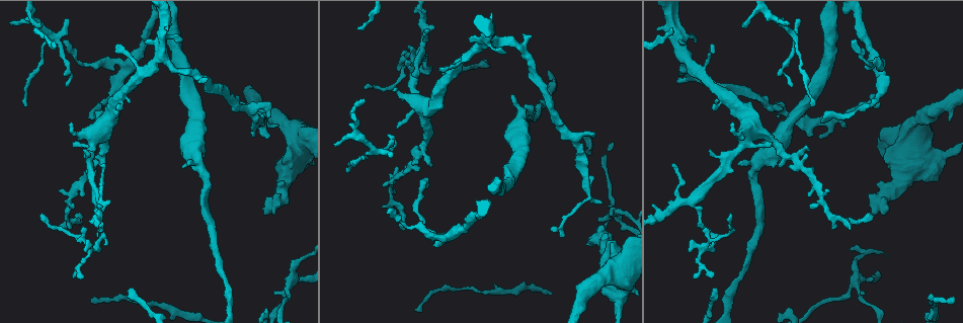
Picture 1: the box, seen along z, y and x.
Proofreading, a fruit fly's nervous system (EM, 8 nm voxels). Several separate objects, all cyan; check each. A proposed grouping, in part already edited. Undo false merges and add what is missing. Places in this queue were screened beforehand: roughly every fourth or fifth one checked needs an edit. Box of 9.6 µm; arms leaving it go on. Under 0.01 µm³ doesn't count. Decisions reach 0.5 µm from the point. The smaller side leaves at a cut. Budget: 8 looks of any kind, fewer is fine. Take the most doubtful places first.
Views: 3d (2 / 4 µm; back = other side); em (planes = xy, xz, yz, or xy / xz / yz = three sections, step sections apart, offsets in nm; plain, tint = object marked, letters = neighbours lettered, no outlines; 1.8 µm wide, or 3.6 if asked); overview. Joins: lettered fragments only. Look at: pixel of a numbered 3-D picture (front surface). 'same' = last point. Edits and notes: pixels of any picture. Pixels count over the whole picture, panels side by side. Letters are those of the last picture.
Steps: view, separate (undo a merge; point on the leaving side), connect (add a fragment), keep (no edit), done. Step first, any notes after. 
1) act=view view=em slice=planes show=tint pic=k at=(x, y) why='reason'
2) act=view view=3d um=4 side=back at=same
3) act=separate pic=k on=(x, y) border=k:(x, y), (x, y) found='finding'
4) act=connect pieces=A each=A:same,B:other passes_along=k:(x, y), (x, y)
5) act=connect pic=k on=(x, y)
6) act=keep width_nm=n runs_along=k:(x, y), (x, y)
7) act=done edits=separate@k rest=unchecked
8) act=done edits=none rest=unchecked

act=view view=em slice=planes show=tint pic=1 at=(613, 214) why='four or more arms meet'

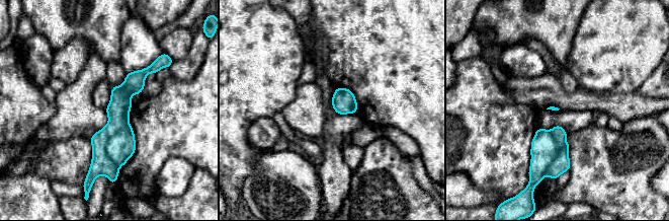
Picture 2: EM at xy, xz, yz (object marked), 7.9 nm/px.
act=view view=em slice=planes show=letters at=same why='see the neighbours'

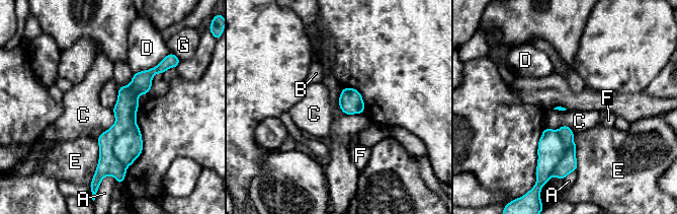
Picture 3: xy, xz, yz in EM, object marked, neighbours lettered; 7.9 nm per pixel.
act=separate pic=3 on=(568, 164) each=A:other,B:other,C:other,D:other,E:other,F:other,G:other part_leaving=3:(158, 68), (128, 96), (107, 168) found='a second neuron is stuck on'

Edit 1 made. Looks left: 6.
act=view view=em slice=xy step=8 show=plain pic=1 at=(739, 164) why='an open end'

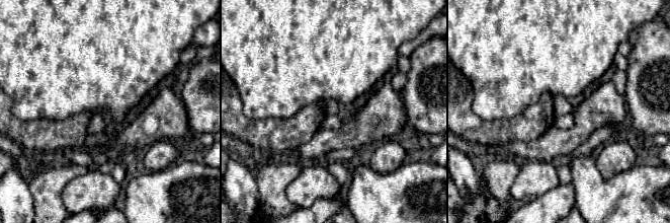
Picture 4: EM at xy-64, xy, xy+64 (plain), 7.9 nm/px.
act=view view=em slice=xy step=8 show=letters at=same

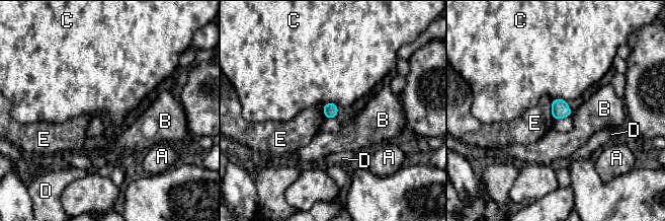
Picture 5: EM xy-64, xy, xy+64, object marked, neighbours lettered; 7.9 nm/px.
act=keep each=A:other,B:other,C:other,D:other,E:other border=5:(323, 105), (334, 102), (338, 106) found='no lettered fragment goes on from it'

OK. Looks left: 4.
act=view view=3d um=2 pic=1 at=(200, 83) why='free end'

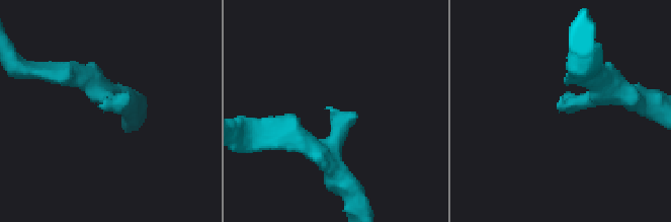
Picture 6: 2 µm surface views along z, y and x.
act=view view=em slice=planes show=plain pic=6 at=(104, 108)

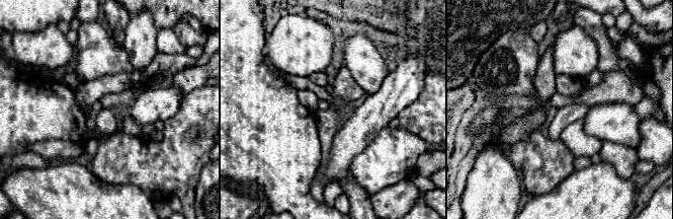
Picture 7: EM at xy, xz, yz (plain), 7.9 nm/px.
act=view view=em slice=planes show=letters at=same why='what lies round it'

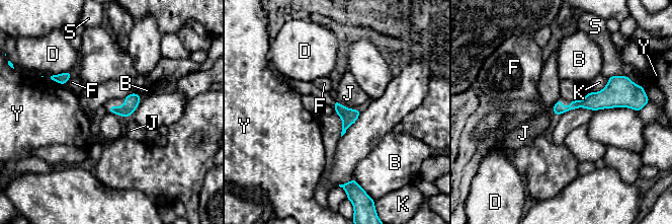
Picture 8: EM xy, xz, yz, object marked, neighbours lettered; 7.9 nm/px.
act=keep longest_contact=K:220nm each=B:other,D:other,F:other,J:other,K:other,S:other,Y:other runs_along=8:(623, 100), (593, 100), (556, 110) found='no lettered fragment goes on from it'

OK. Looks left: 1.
act=done edits=separate@3 rest=unchecked

